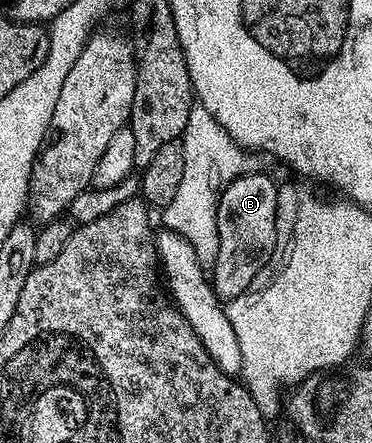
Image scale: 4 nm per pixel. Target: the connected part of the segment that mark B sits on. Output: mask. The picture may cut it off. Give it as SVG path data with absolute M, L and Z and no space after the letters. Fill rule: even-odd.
M265 173L242 174L242 176L224 187L219 197L219 205L216 207L217 235L220 236L220 250L217 251L214 268L209 273L211 288L215 290L215 294L220 301L224 303L232 301L234 297L249 289L253 279L266 267L267 261L273 255L273 247L277 239L275 212L277 211L278 190L279 185L277 182L269 179Z

